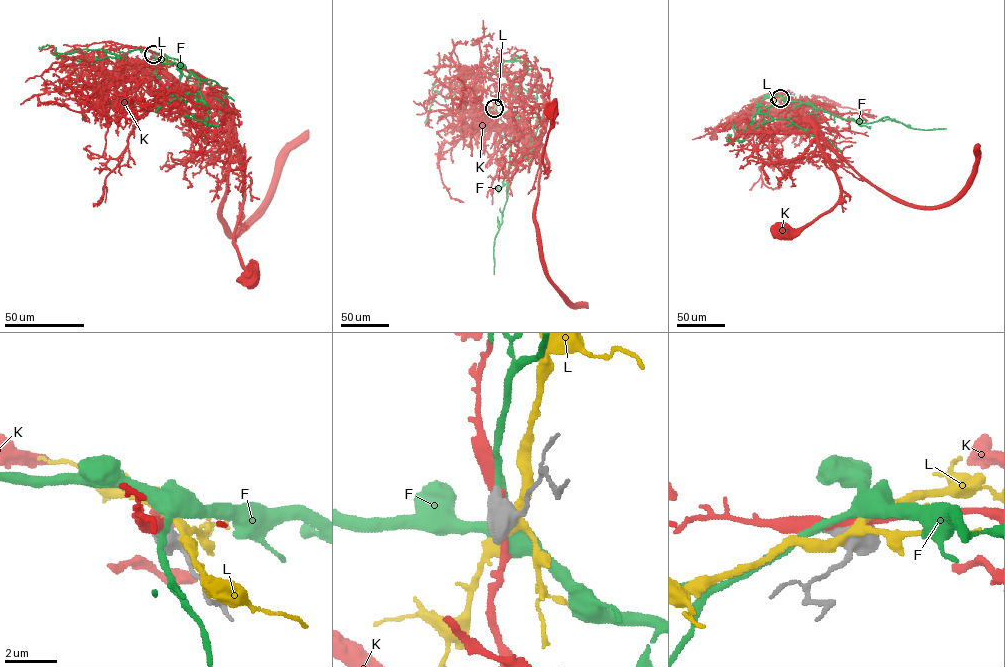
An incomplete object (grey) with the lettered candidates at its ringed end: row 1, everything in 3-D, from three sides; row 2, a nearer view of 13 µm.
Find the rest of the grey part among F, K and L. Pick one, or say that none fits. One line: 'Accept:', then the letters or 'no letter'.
Accept: F

